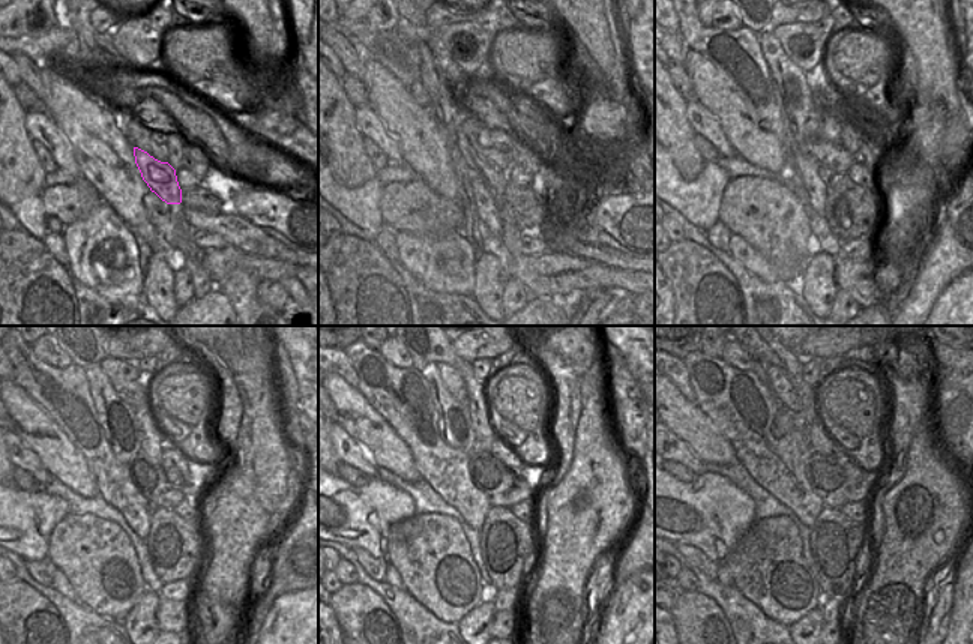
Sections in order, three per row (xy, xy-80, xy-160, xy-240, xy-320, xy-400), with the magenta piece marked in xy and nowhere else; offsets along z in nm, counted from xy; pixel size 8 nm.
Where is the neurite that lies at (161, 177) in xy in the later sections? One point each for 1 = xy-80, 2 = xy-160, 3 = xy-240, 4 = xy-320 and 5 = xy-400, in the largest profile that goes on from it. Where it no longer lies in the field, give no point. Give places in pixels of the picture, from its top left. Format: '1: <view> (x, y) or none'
1: xy-80 (496, 179)
2: xy-160 (799, 104)
3: xy-240 (120, 427)
4: xy-320 (454, 422)
5: xy-400 (786, 421)

